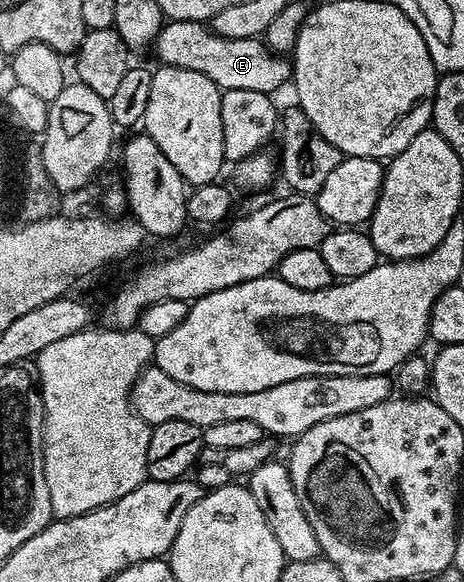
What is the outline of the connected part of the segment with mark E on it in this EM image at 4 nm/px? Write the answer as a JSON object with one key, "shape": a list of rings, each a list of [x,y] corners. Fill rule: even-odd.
{"shape":[[[174,19],[162,26],[157,35],[155,52],[161,58],[160,62],[166,67],[191,69],[195,73],[203,73],[203,77],[211,80],[222,91],[231,89],[255,89],[264,95],[277,93],[281,86],[288,84],[291,79],[291,63],[284,54],[270,51],[261,39],[224,39],[215,33],[212,26],[191,19]]]}

